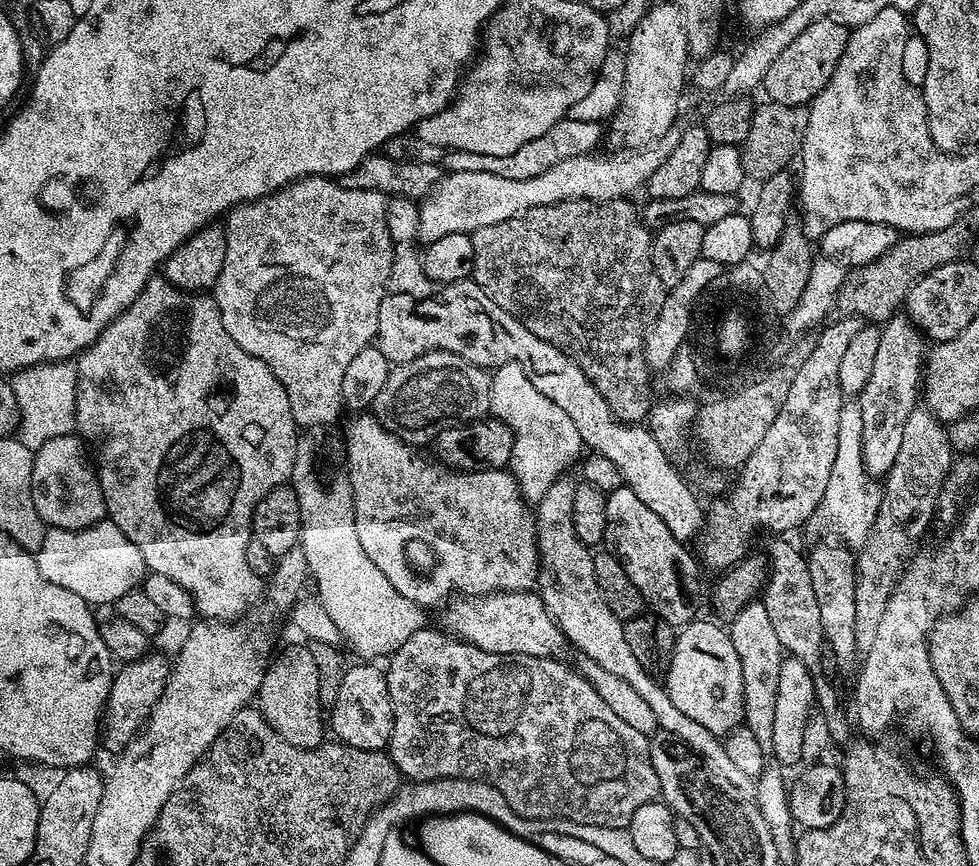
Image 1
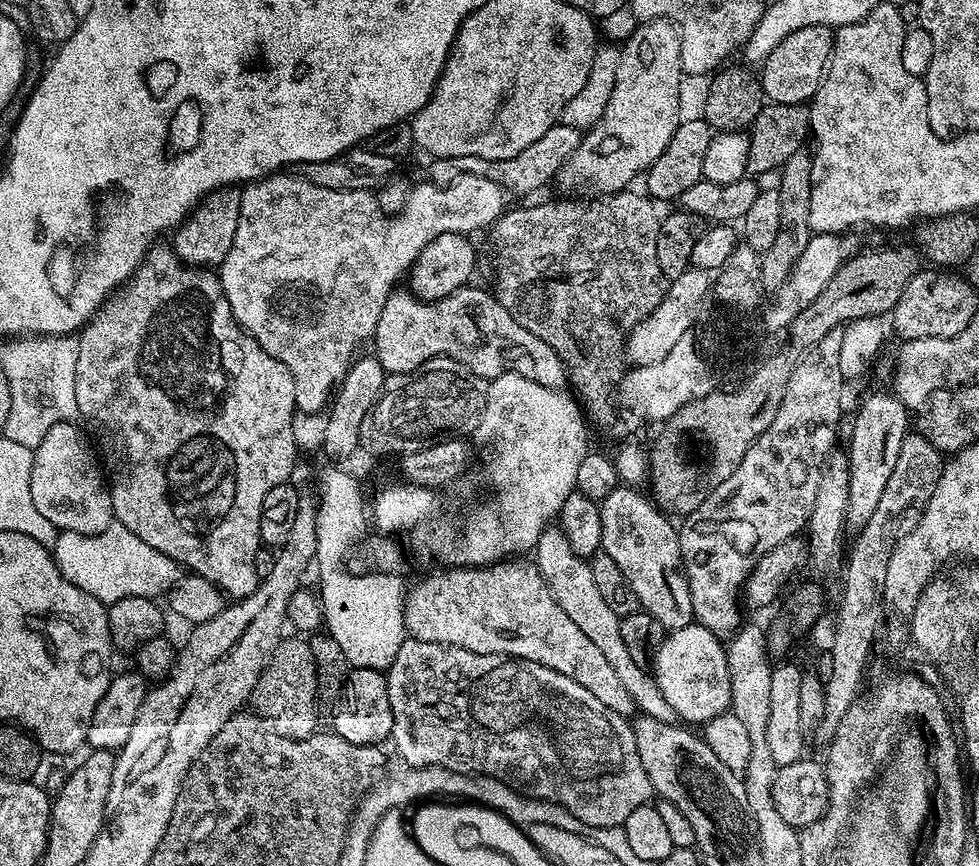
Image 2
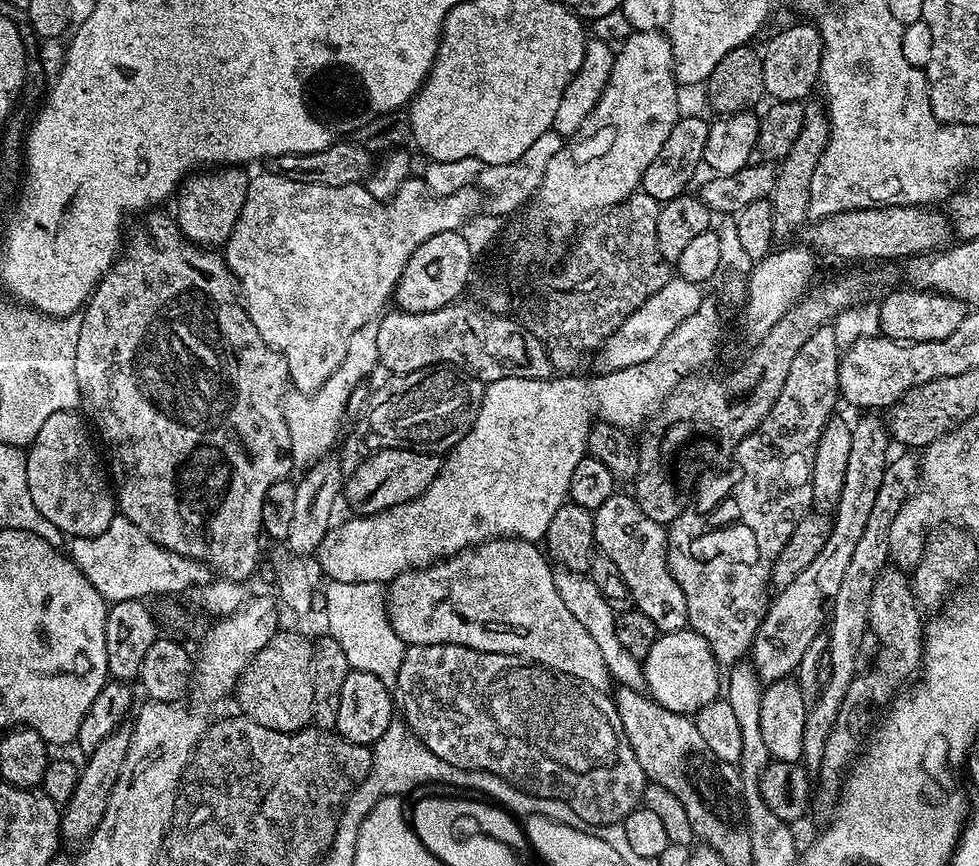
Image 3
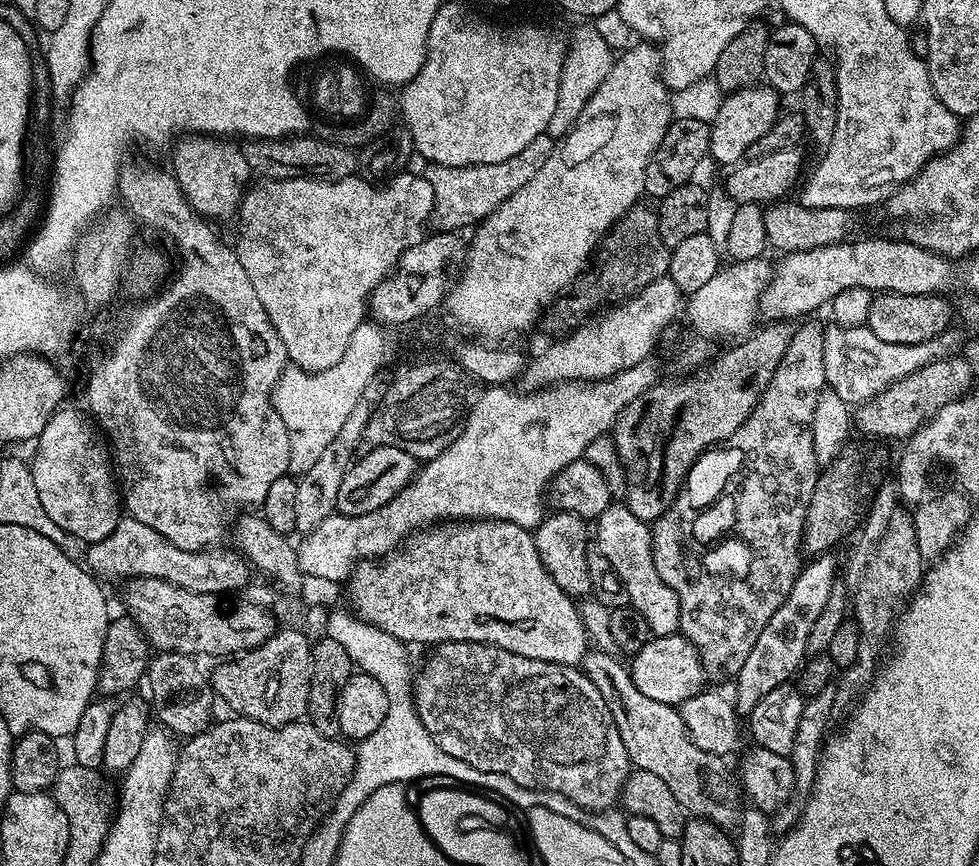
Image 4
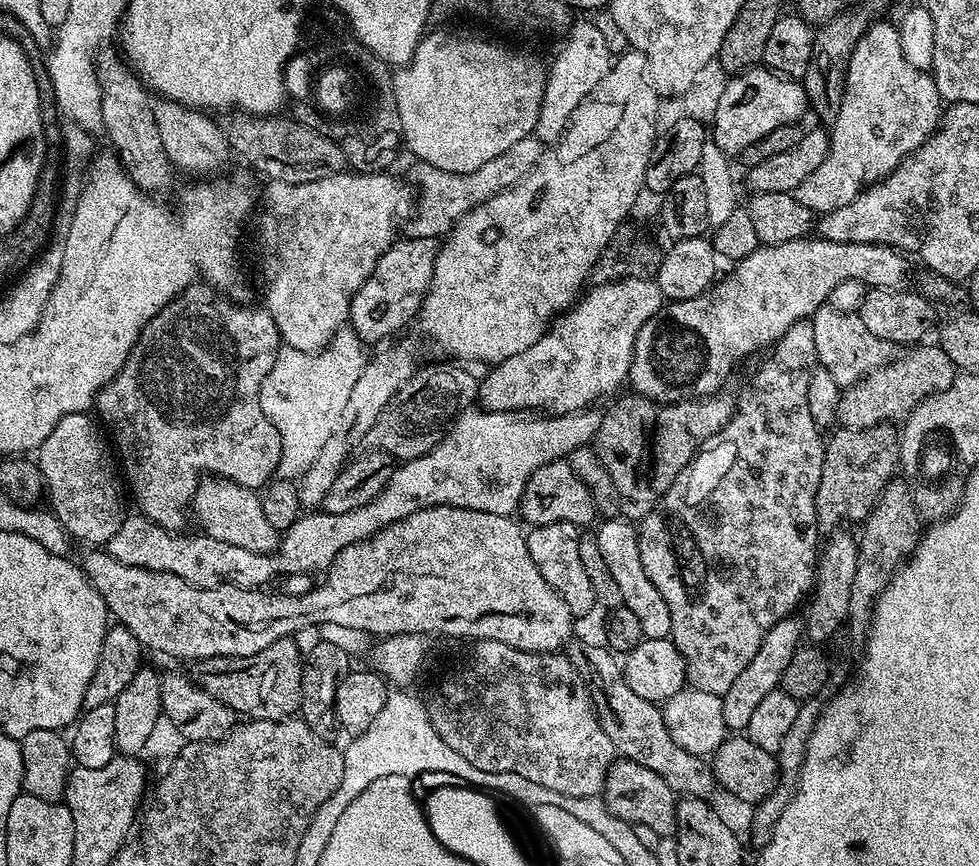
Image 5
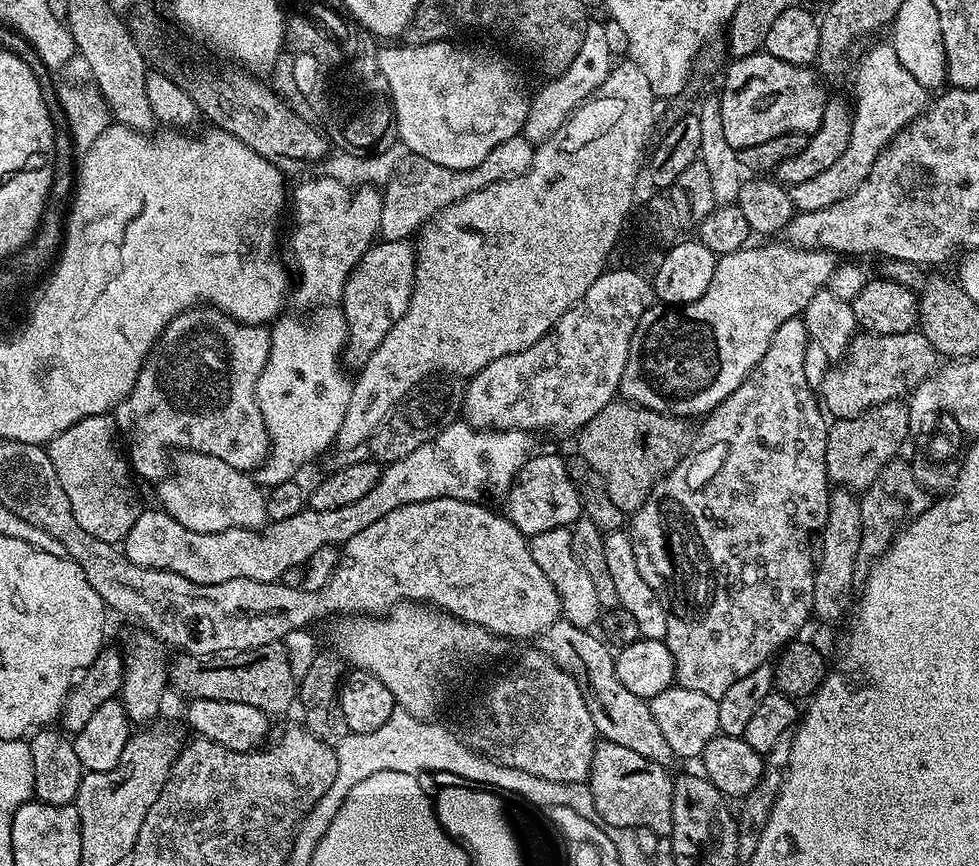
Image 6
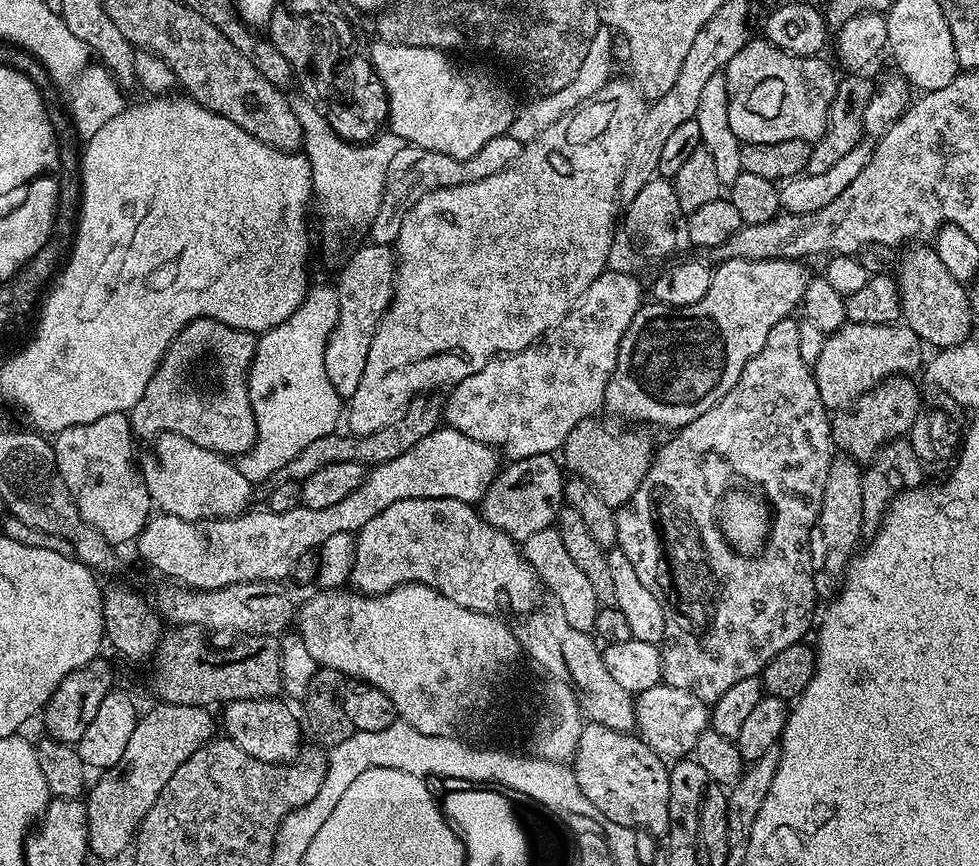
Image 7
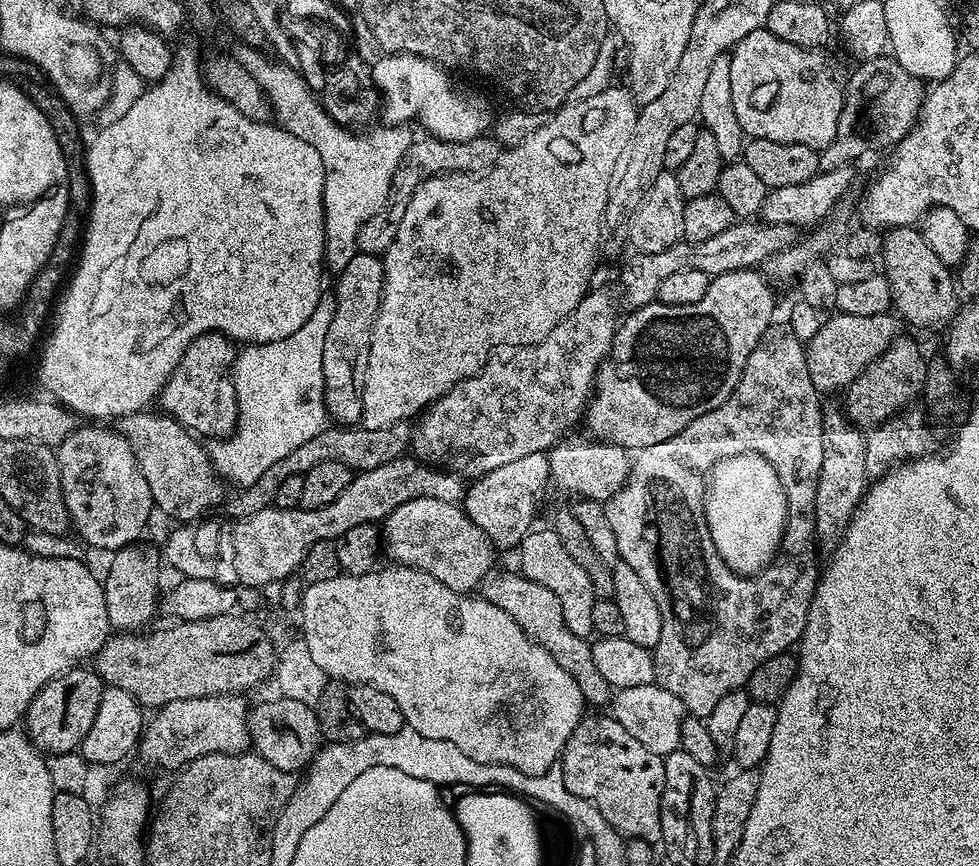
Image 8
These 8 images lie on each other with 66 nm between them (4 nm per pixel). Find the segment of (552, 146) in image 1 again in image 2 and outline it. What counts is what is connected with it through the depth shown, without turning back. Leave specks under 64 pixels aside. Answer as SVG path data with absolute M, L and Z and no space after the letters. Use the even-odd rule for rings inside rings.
M556 123L538 138L538 142L530 142L522 154L518 154L509 160L487 160L486 158L474 158L473 156L463 156L462 158L436 158L432 163L431 183L448 184L454 178L465 176L466 174L478 174L498 182L509 193L517 192L518 195L524 196L527 192L536 192L539 188L547 186L551 180L557 179L560 167L565 164L578 150L580 145L581 129L574 126Z

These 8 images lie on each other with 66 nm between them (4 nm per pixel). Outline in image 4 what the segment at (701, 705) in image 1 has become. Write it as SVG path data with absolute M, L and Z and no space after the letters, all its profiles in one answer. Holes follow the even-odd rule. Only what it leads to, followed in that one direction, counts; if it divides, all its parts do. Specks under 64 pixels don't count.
M679 634L674 636L653 636L642 650L631 657L630 671L634 686L646 694L646 698L654 698L654 702L679 706L685 704L702 691L706 684L704 667L695 646L686 637Z

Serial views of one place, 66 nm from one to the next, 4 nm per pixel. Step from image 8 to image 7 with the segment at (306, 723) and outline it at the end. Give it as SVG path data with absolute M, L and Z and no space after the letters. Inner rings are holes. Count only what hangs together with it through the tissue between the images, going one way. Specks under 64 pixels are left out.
M268 697L266 699L242 699L234 700L223 707L224 718L220 720L222 730L227 739L239 746L244 752L250 754L251 757L257 758L258 761L267 764L289 764L295 760L302 750L300 744L300 732L302 736L302 726L299 719L293 712L282 702L283 699Z

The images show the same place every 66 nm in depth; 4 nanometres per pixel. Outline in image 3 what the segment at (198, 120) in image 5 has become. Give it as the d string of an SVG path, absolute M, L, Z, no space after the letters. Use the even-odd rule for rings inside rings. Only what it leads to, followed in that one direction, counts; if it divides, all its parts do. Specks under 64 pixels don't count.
M216 166L184 181L175 201L174 219L190 243L205 250L219 249L230 238L238 214L246 203L249 173L240 166ZM180 200L180 201L179 201Z

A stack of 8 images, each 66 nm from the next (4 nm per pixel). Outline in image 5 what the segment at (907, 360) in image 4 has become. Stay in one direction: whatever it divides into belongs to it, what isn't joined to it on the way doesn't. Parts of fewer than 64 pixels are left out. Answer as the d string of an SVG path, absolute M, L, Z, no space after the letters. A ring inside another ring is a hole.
M826 303L810 319L814 326L814 350L819 367L829 372L842 390L889 364L897 355L897 345L874 338L855 312L834 310Z

